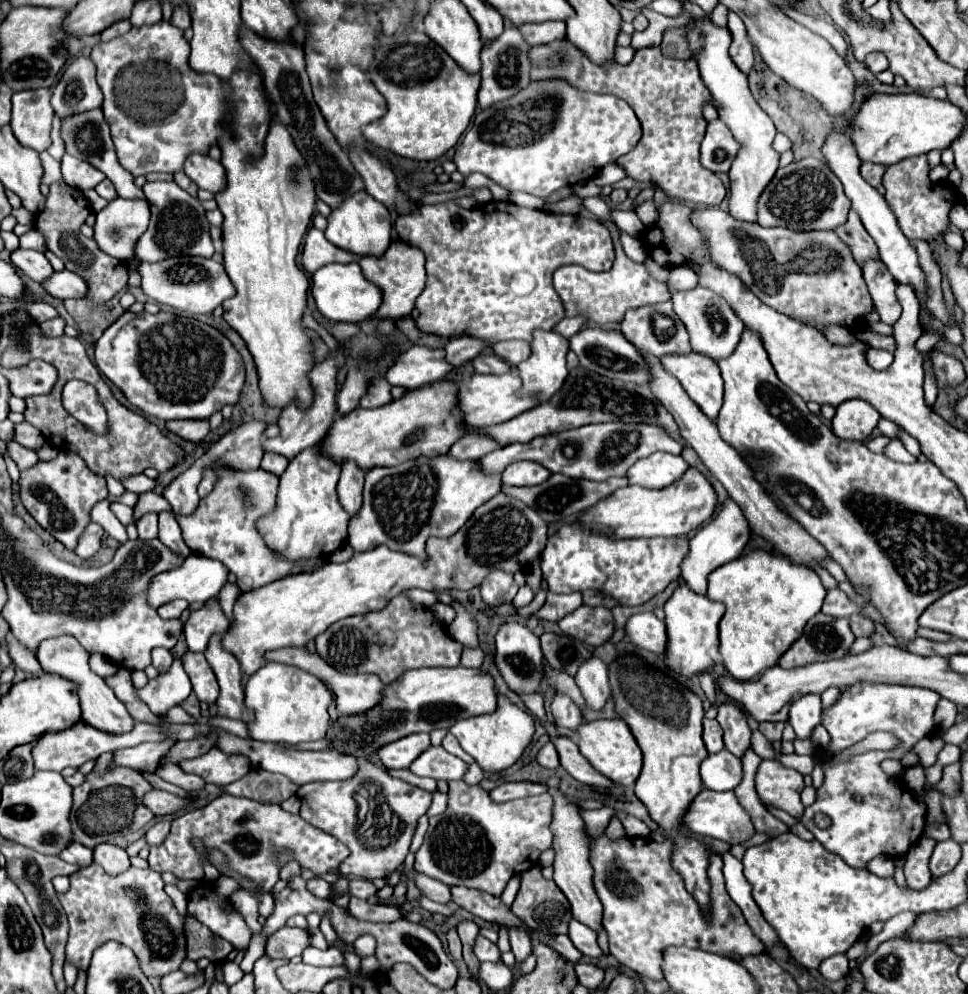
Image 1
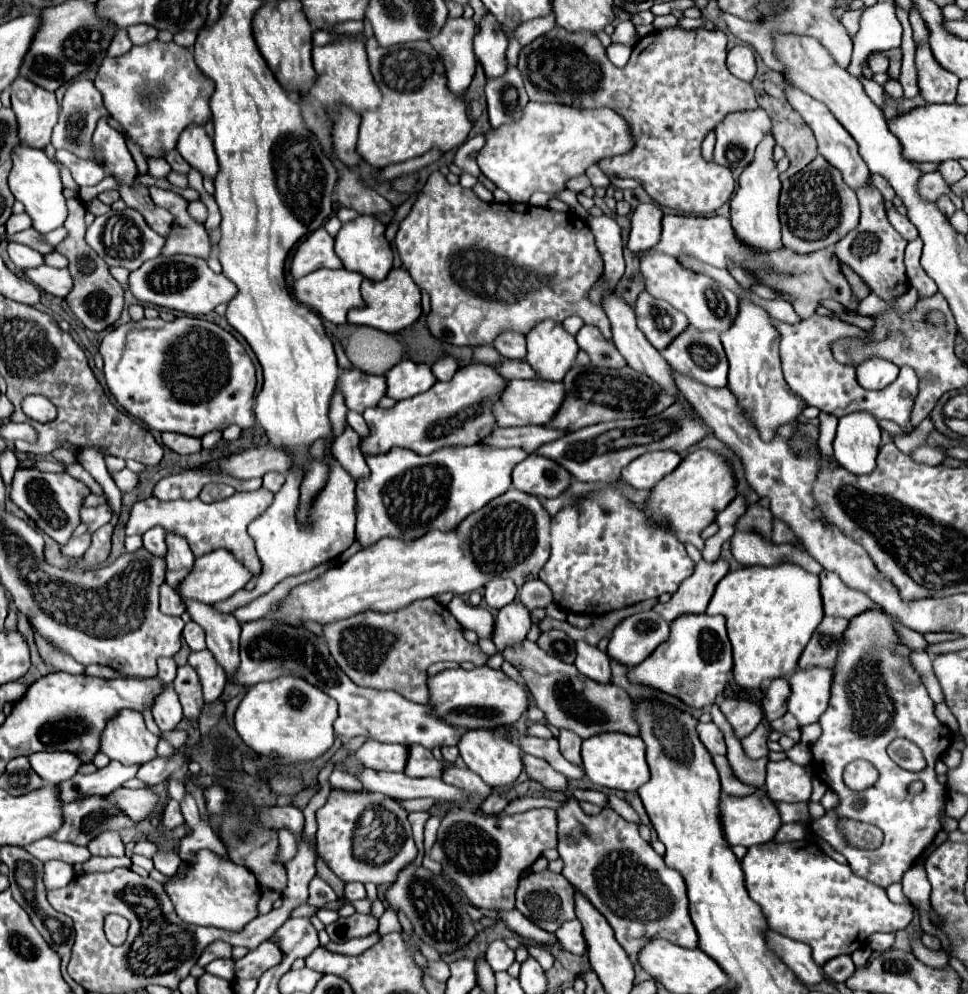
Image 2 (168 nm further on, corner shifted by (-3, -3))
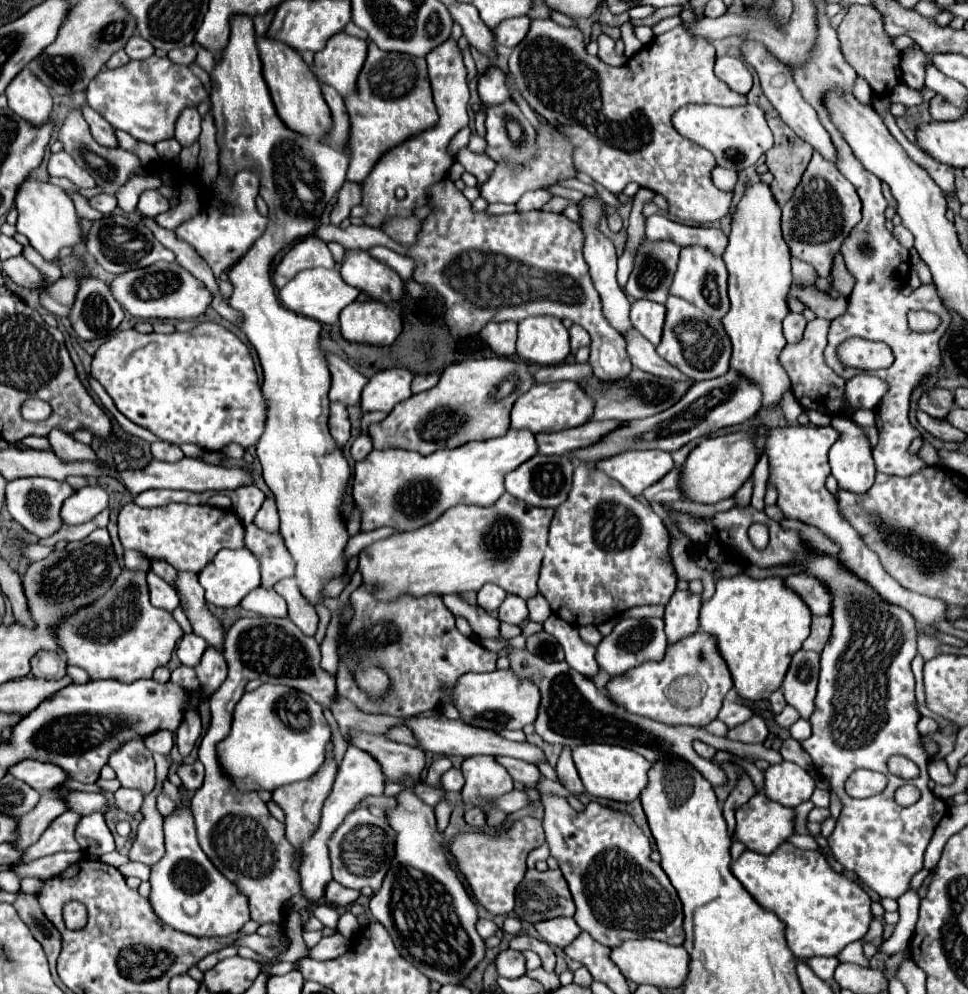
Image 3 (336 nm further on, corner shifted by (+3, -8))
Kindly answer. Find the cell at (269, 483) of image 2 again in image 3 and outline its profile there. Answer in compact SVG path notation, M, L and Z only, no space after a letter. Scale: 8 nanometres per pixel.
M265 499L263 507L259 509L253 523L267 533L277 533L279 531L279 515L277 515L277 507L275 507L275 499Z

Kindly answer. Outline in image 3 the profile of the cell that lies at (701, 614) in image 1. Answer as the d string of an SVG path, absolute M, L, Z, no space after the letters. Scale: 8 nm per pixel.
M697 631L671 645L661 661L647 661L619 677L611 677L605 691L611 701L623 705L629 713L649 717L665 725L705 727L717 717L725 693L731 687L731 673L715 647L715 639Z

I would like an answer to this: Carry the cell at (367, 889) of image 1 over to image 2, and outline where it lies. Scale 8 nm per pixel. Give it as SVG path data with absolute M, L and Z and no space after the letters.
M351 882L351 884L345 884L345 898L349 902L355 902L359 898L367 898L367 892L365 892L365 886L361 882Z

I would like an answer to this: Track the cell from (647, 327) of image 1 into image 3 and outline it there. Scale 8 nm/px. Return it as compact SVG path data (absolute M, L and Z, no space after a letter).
M647 299L635 301L631 305L631 315L629 315L633 327L649 339L653 345L659 345L661 333L663 333L663 323L665 323L665 305L661 303L651 303Z

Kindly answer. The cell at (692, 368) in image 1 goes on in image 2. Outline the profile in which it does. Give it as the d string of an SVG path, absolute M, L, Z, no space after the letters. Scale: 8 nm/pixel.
M689 326L683 334L673 340L673 344L661 350L661 356L669 362L675 372L681 372L683 376L693 376L693 380L701 380L703 384L713 388L727 386L727 358L717 332L699 332Z

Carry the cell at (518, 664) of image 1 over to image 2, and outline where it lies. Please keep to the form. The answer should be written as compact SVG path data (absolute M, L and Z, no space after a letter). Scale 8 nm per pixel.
M515 602L507 604L497 614L495 632L493 632L495 646L505 650L505 648L521 644L527 638L529 626L531 626L529 610L525 606L521 606L521 604L515 604Z

